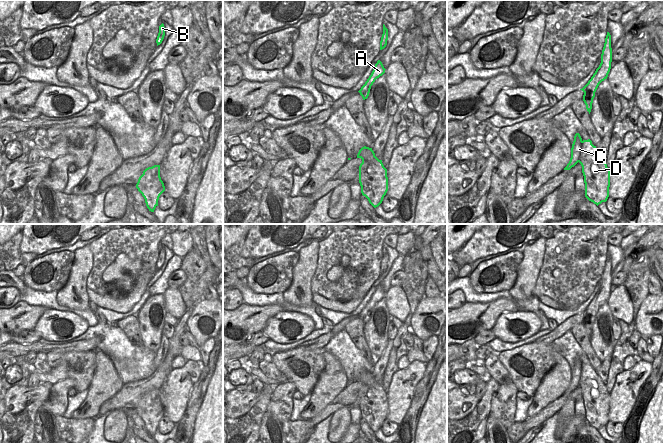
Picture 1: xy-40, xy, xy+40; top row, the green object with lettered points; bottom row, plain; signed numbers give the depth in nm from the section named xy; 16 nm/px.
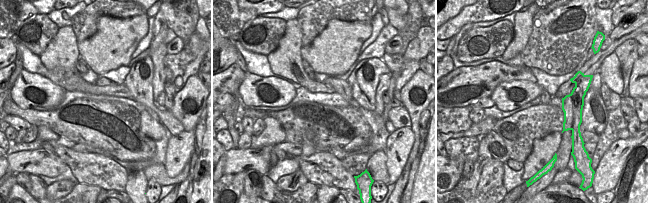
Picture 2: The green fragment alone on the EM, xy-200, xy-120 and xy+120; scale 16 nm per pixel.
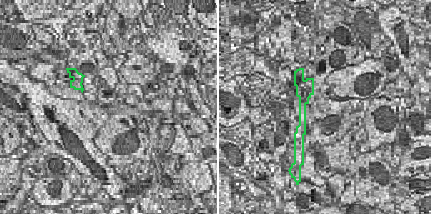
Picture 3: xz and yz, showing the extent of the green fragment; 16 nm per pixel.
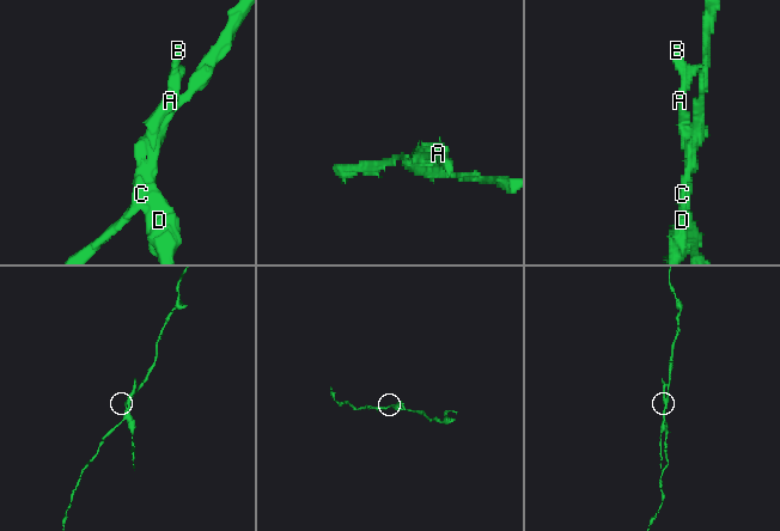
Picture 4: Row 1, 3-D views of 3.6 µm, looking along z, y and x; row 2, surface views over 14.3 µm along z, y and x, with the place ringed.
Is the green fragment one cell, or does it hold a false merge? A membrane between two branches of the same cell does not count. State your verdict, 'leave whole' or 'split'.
split

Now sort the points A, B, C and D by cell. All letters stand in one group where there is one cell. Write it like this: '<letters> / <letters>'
A B D / C

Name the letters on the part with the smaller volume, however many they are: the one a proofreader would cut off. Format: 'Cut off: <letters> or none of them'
Cut off: A, B, D

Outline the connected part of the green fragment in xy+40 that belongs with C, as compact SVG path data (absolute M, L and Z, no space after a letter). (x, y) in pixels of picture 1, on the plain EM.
M576 357L574 360L574 365L571 372L571 382L564 394L570 394L578 386L580 386L580 378L582 373L582 362L579 357Z

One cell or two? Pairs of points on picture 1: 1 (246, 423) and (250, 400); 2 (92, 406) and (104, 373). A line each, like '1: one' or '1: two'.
1: two
2: one

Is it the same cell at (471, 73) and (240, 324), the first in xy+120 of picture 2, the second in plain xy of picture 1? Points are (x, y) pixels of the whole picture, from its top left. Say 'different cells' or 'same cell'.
same cell

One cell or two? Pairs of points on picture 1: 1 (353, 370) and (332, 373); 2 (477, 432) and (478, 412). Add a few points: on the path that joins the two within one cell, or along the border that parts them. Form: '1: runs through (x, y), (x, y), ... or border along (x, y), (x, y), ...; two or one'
1: border along (329, 353), (339, 361), (348, 381); two
2: runs through (477, 427), (478, 417); one

